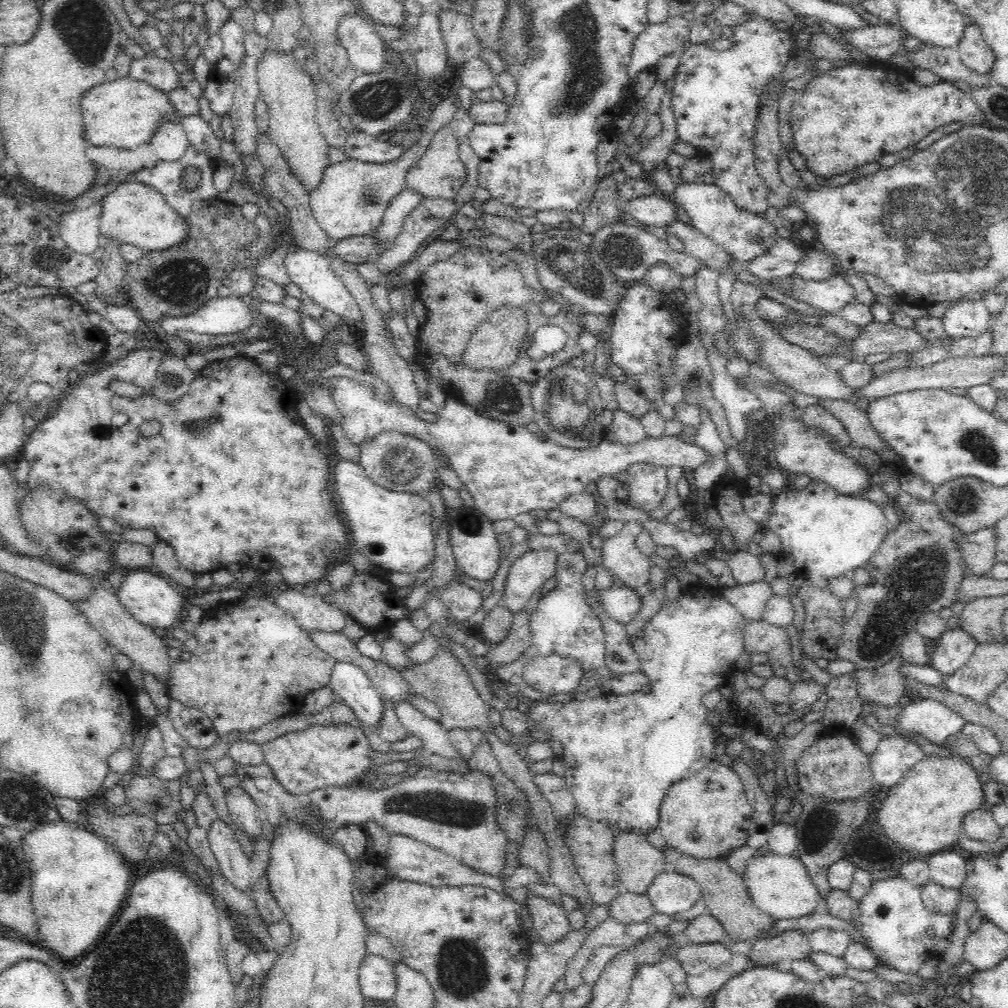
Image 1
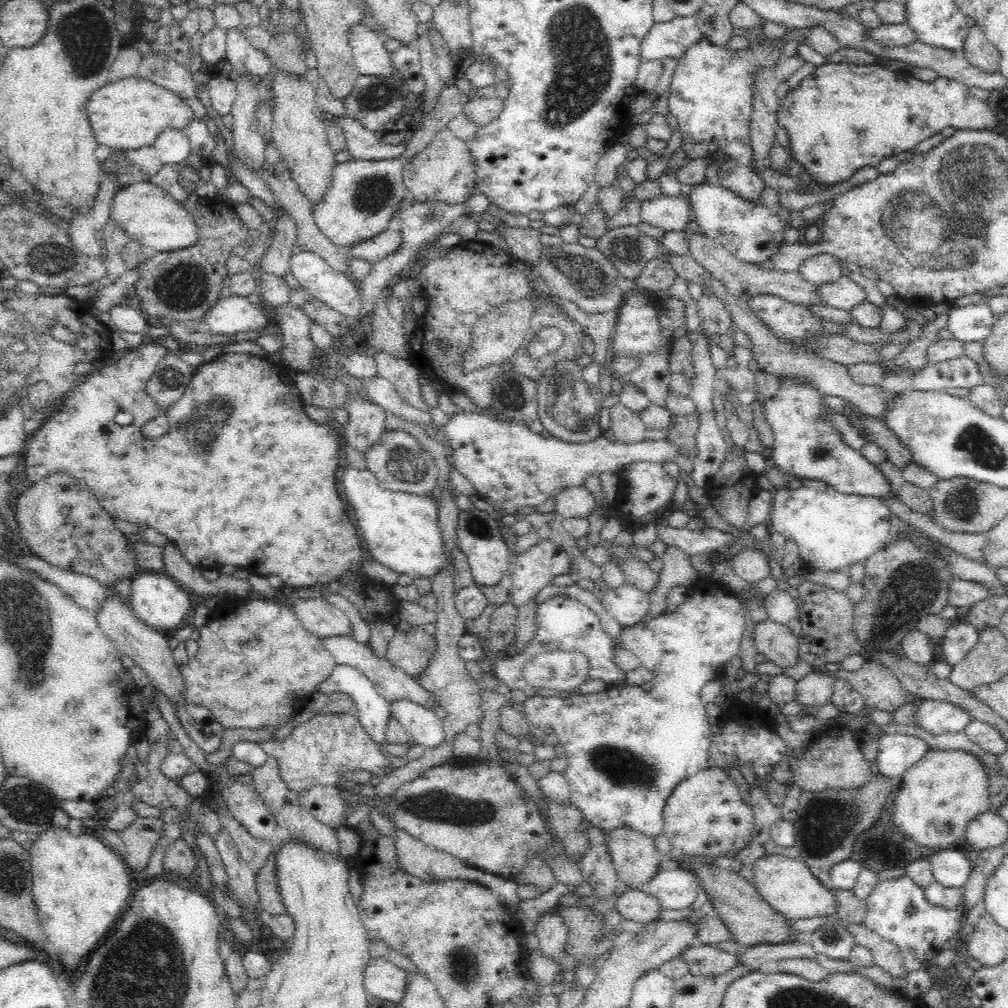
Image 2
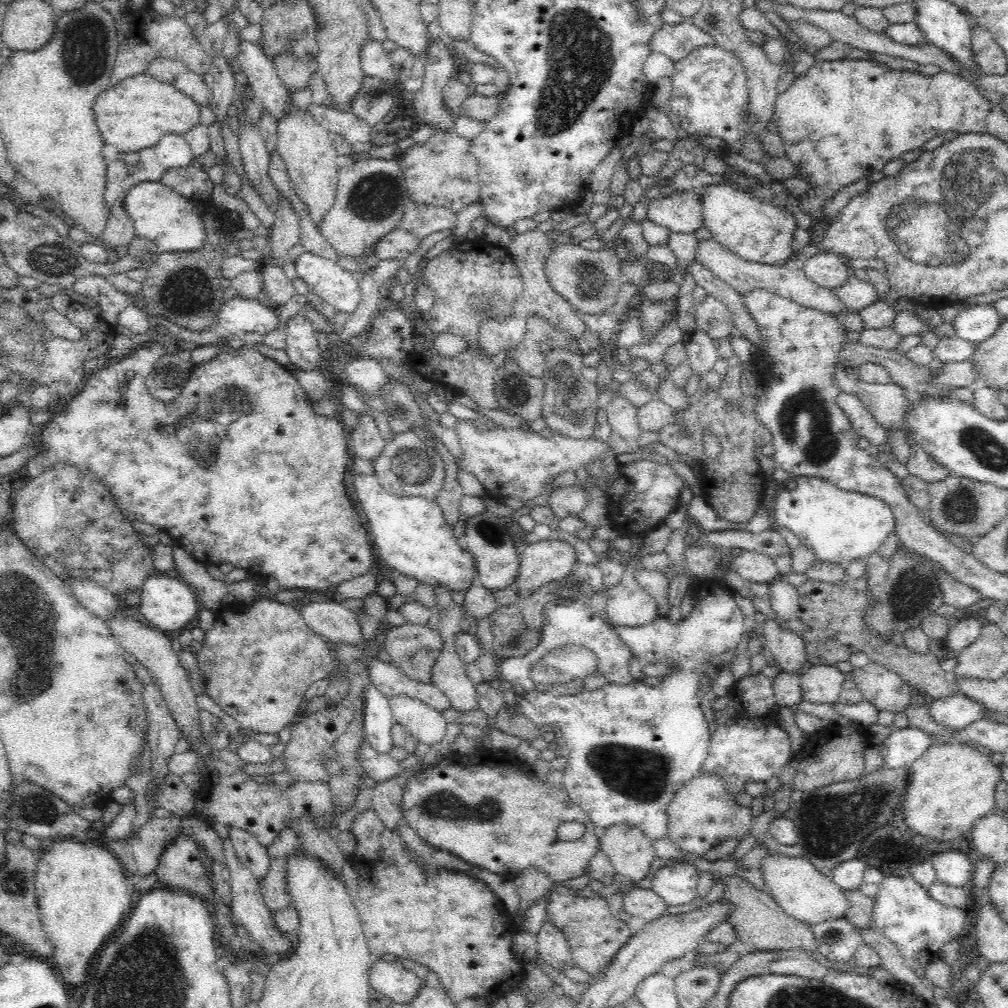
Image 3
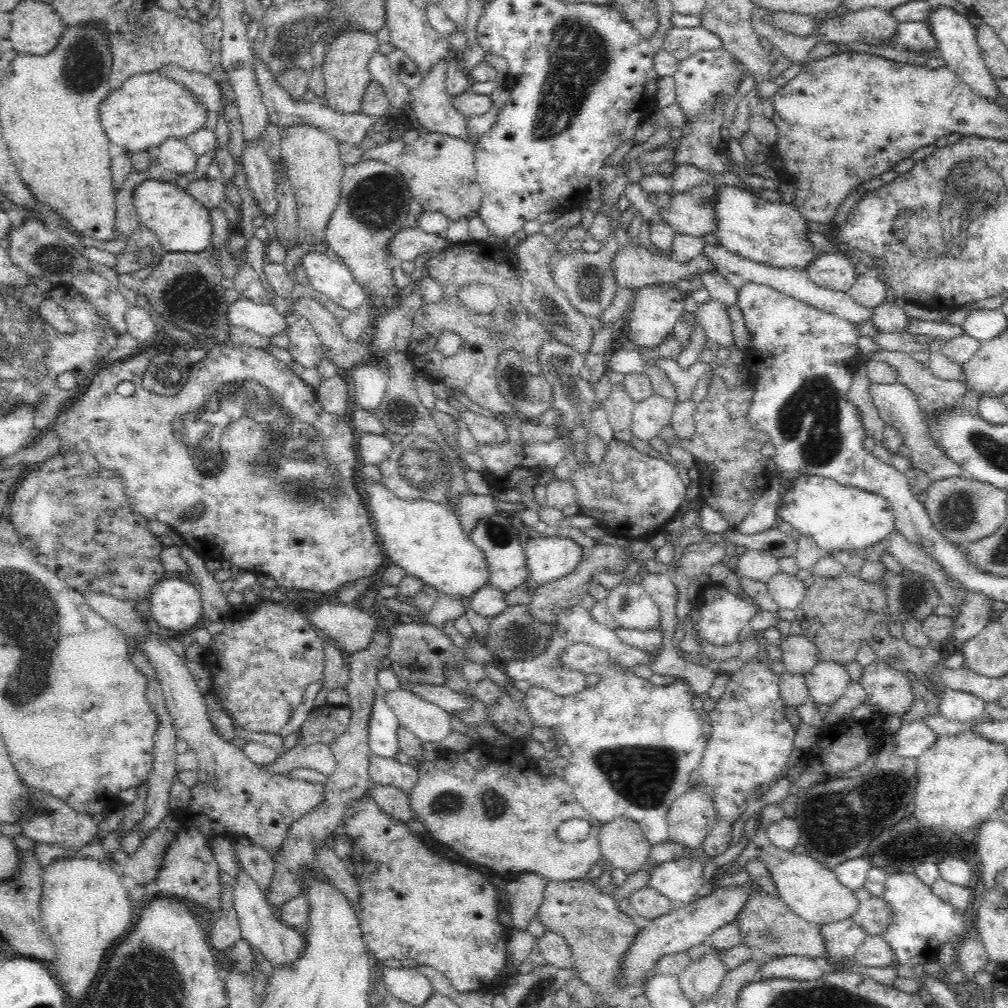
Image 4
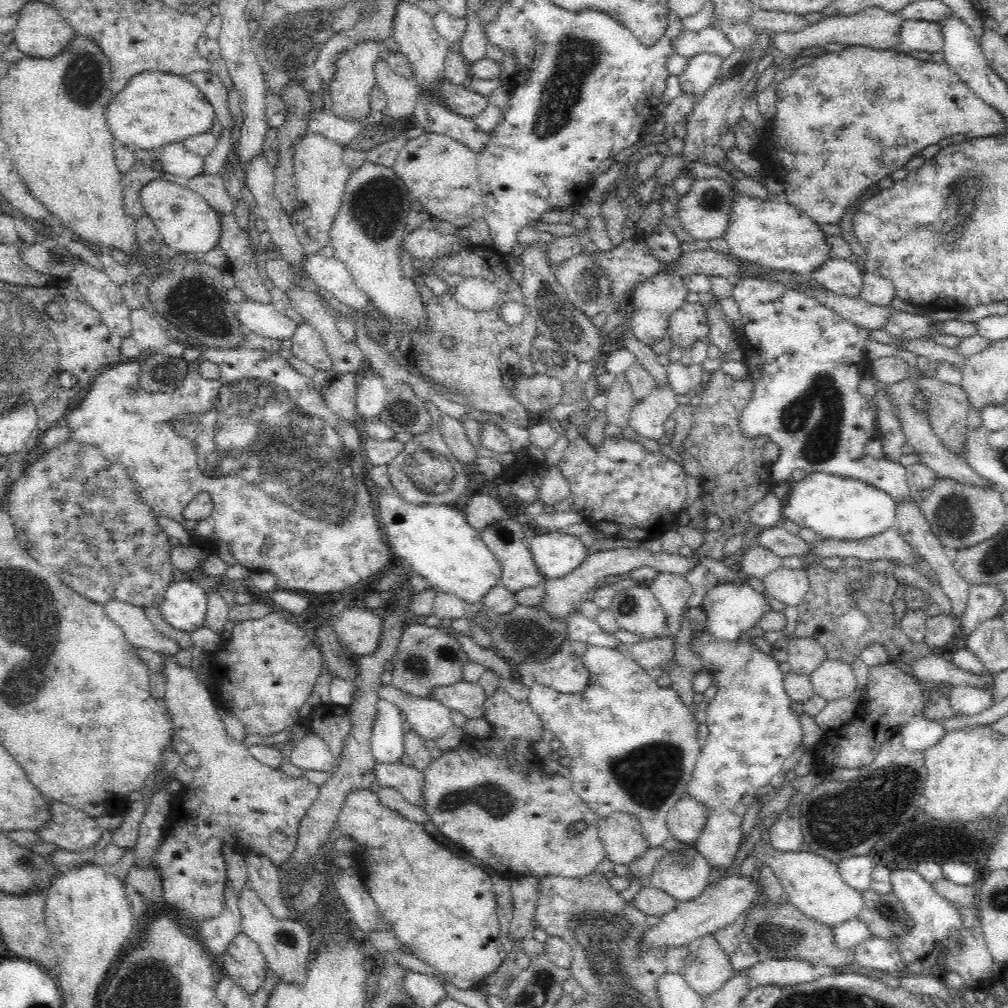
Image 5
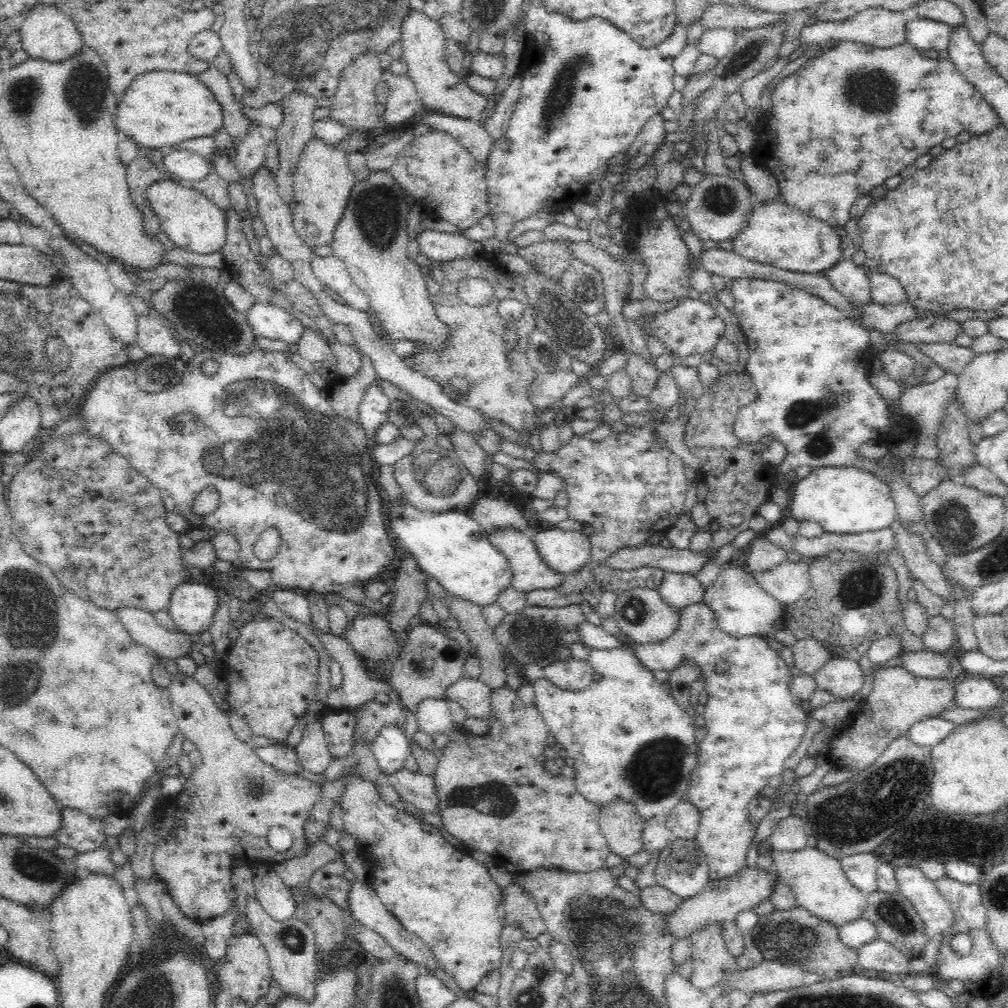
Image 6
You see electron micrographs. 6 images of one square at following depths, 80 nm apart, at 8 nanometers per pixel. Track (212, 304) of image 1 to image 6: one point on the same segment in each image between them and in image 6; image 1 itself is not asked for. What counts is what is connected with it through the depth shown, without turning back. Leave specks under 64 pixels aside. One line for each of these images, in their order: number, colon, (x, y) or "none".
2: (236, 315)
3: (239, 315)
4: (262, 318)
5: (263, 319)
6: (268, 320)

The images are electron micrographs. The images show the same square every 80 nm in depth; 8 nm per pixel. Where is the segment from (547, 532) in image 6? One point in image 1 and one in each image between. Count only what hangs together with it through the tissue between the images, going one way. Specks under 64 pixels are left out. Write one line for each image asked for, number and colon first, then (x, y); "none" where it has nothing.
1: (529, 573)
2: (536, 567)
3: (543, 561)
4: (547, 559)
5: (556, 554)

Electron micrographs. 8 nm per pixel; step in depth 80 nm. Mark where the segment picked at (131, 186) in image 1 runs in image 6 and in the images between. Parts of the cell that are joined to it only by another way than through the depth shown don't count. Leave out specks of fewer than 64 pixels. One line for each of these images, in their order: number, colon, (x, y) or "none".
2: (148, 215)
3: (158, 213)
4: (182, 224)
5: (187, 224)
6: (192, 222)

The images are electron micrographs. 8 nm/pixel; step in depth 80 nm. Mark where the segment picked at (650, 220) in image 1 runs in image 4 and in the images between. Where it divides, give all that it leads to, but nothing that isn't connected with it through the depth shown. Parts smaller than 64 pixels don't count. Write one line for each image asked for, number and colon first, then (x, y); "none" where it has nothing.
2: (669, 213)
3: (680, 212)
4: (690, 212)

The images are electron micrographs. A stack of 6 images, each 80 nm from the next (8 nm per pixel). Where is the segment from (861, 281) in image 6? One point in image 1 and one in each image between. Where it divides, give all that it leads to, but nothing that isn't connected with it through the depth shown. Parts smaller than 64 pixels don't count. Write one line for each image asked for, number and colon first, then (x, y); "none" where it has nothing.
1: (816, 264)
2: (821, 268)
3: (826, 269)
4: (833, 270)
5: (839, 275)

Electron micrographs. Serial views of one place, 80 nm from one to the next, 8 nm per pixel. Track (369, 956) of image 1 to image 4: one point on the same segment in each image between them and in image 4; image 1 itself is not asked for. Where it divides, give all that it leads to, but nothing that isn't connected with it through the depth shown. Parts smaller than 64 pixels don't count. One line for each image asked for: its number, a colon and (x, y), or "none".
2: (383, 979)
3: (388, 979)
4: (406, 984)

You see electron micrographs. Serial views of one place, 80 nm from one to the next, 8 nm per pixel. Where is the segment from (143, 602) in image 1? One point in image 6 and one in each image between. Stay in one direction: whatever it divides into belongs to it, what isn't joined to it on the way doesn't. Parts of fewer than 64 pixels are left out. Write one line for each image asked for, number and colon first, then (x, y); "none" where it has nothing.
2: (158, 601)
3: (168, 605)
4: (174, 605)
5: (183, 607)
6: (191, 606)

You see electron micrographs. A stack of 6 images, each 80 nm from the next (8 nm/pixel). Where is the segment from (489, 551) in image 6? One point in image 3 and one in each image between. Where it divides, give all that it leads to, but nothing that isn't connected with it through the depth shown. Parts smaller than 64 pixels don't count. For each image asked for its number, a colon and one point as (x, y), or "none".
3: (410, 535)
4: (422, 537)
5: (435, 541)

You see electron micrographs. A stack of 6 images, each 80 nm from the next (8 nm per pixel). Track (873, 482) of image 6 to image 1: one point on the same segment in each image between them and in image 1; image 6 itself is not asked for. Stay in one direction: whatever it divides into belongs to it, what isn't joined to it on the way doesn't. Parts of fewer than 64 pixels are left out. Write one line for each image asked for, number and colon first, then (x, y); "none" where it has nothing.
1: (827, 533)
2: (832, 530)
3: (835, 524)
4: (838, 518)
5: (836, 508)

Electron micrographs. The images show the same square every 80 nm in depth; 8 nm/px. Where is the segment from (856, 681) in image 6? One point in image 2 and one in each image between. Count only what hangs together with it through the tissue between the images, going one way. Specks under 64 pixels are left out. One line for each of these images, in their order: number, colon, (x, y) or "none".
2: (813, 690)
3: (821, 684)
4: (826, 682)
5: (832, 680)

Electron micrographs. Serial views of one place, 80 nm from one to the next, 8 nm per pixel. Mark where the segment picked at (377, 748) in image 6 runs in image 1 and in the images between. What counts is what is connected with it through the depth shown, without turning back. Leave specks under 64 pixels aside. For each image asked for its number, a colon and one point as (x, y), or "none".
1: (351, 684)
2: (373, 711)
3: (378, 719)
4: (382, 724)
5: (387, 729)

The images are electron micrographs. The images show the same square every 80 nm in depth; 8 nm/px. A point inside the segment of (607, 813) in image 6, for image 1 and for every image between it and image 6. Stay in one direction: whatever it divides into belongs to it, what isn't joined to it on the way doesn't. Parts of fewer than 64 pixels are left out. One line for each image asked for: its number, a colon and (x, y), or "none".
1: (638, 862)
2: (634, 855)
3: (631, 852)
4: (623, 844)
5: (621, 834)

